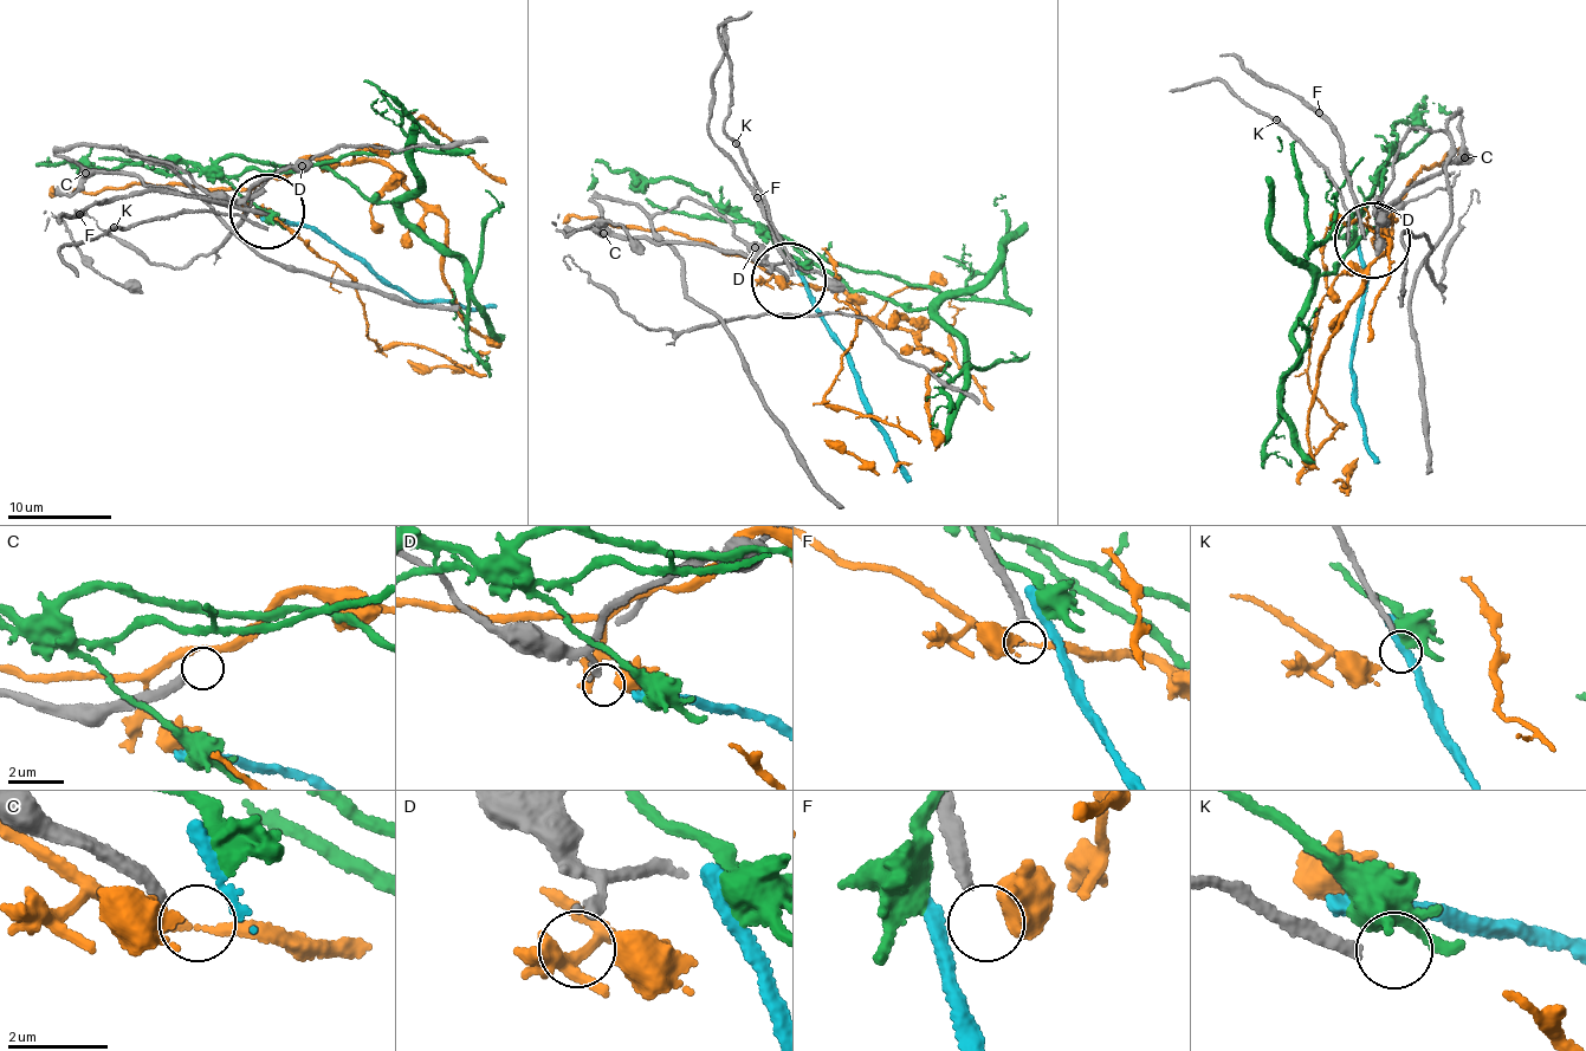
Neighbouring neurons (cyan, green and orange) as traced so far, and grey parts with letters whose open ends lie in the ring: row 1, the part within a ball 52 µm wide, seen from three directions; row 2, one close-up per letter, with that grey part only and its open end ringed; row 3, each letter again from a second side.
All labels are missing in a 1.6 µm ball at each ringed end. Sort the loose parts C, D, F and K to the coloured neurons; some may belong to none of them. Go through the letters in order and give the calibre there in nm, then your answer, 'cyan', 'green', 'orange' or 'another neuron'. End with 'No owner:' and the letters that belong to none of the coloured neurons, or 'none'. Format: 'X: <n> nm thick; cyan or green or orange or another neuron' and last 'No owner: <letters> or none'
C: 280 nm thick; another neuron
D: 240 nm thick; another neuron
F: 280 nm thick; another neuron
K: 200 nm thick; another neuron
No owner: C, D, F, K

